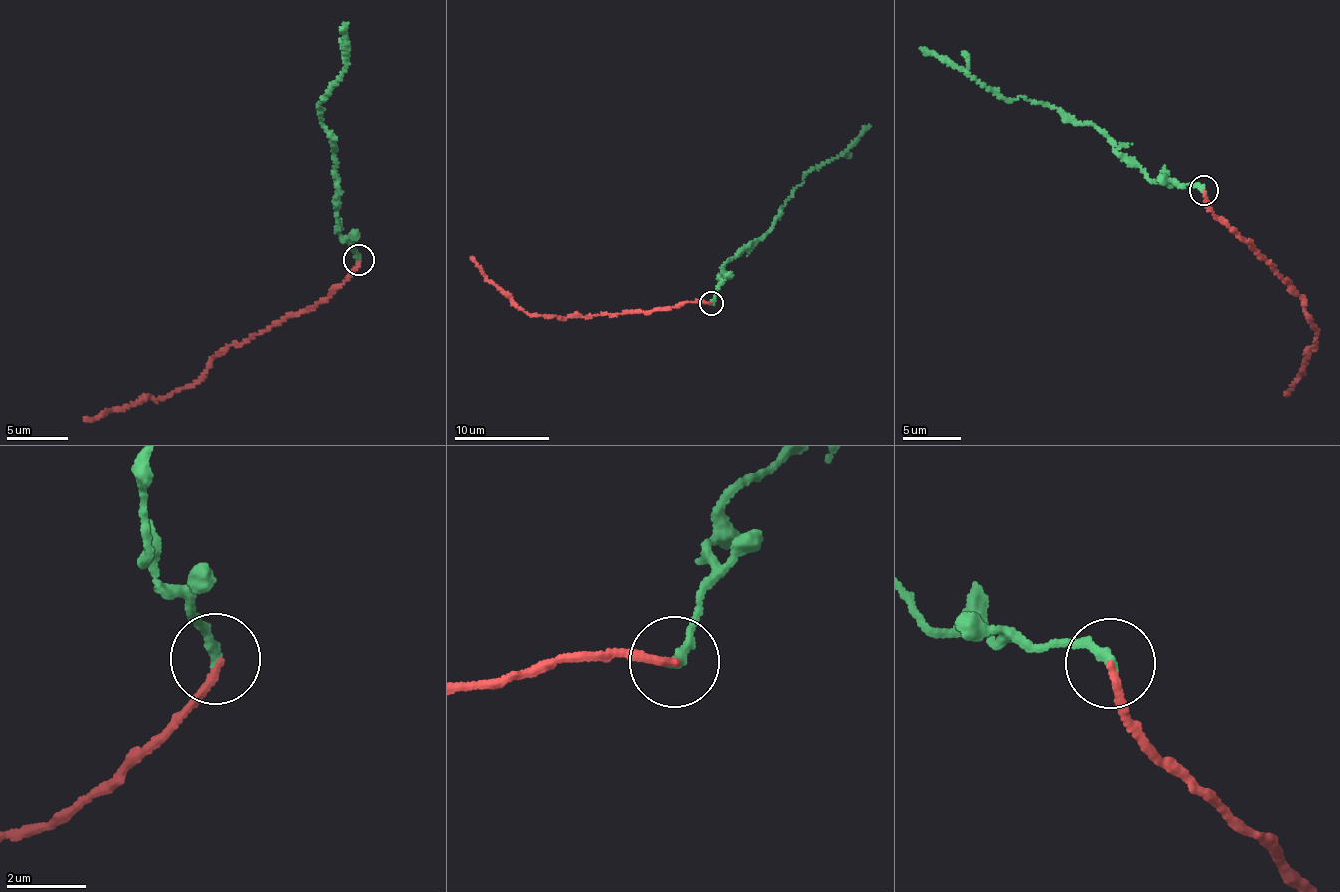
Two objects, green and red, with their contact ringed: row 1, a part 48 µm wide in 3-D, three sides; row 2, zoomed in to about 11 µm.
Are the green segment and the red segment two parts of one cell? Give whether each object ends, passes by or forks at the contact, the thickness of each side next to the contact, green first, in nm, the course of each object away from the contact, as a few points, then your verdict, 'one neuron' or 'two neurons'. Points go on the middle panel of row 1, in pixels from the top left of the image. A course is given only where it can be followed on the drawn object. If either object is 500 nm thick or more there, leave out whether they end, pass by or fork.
green ends there; red ends there; 240 nm thick on the green side, 180 nm on the other; green runs (711, 303), (725, 263), (770, 230), (781, 205), (808, 172), (828, 162), (869, 124); red runs (711, 303), (688, 302), (658, 310), (581, 317), (535, 316), (490, 281), (470, 257); two neurons

